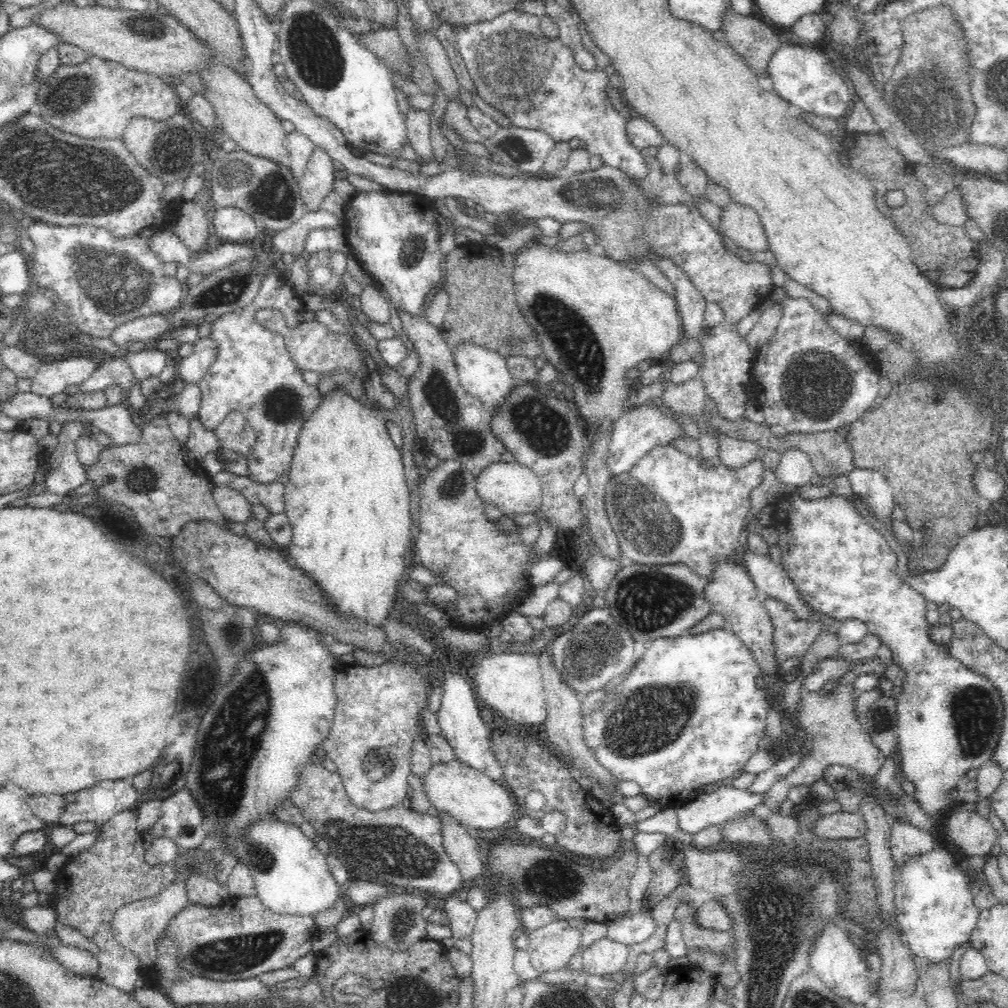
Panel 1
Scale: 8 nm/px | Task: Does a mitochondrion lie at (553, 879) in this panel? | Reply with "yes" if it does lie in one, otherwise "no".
yes

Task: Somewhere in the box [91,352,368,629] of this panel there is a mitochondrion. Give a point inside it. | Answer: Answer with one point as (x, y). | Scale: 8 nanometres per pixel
(282, 406)

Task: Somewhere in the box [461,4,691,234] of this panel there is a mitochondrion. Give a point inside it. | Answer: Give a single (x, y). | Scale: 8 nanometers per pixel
(510, 63)

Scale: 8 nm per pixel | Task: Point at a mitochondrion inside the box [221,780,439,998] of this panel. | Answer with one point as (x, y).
(260, 857)

